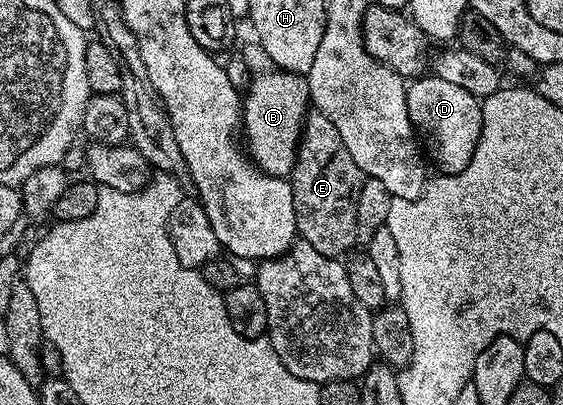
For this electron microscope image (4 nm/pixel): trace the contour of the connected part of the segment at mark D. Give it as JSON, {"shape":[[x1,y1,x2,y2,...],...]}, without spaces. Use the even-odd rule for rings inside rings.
{"shape":[[433,73,428,74,428,79,423,78,416,78,407,89,411,124,421,136,430,162,434,166,436,163,442,174,456,175,465,169,465,165,469,165,473,149,477,149,483,124,482,102,477,101,469,89,461,89,461,85,452,85]]}

